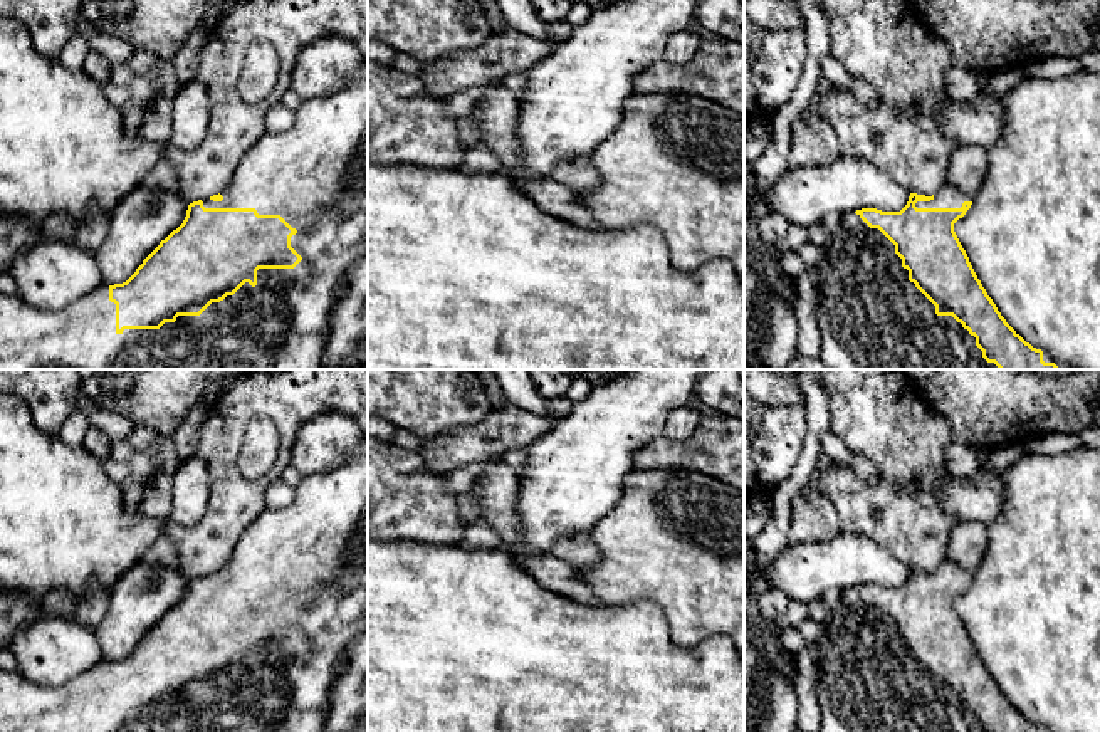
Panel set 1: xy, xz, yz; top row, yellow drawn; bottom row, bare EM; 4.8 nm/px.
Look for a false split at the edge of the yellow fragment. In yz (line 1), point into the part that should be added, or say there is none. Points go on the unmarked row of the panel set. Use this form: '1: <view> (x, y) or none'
1: yz (867, 682)

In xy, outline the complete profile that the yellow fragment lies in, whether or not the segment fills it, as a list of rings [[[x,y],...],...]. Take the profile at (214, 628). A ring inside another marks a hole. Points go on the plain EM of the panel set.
[[[364,437],[359,448],[348,455],[344,462],[333,470],[302,477],[296,487],[294,500],[282,509],[265,509],[240,536],[232,557],[210,574],[203,574],[188,581],[183,599],[173,606],[160,621],[143,636],[136,648],[123,660],[101,660],[91,670],[84,672],[77,678],[60,685],[45,687],[37,685],[25,678],[18,672],[0,670],[0,732],[322,732],[327,714],[331,688],[336,682],[336,675],[344,663],[344,651],[348,645],[359,635],[368,631],[368,438]]]

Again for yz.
[[[945,559],[935,571],[925,573],[910,569],[907,581],[900,588],[882,588],[862,584],[841,591],[841,603],[833,609],[825,625],[821,638],[809,646],[818,667],[815,697],[820,708],[820,732],[1048,732],[1041,725],[1026,719],[1001,692],[993,675],[977,655],[966,626],[962,625],[954,599],[966,591],[972,581],[972,573],[954,561]]]

